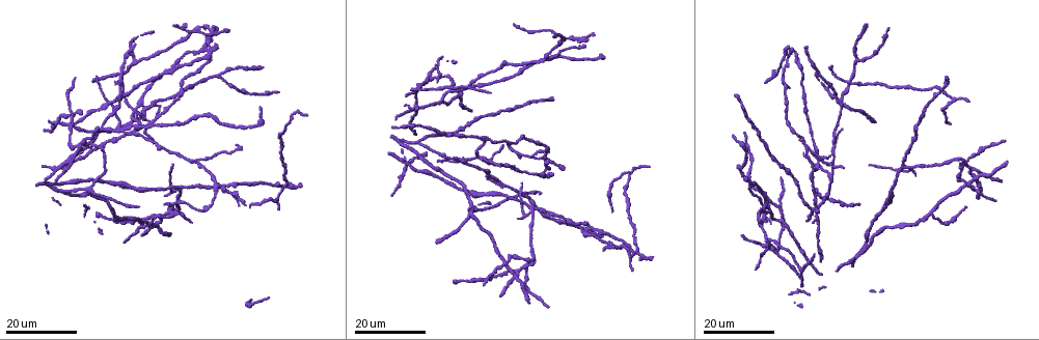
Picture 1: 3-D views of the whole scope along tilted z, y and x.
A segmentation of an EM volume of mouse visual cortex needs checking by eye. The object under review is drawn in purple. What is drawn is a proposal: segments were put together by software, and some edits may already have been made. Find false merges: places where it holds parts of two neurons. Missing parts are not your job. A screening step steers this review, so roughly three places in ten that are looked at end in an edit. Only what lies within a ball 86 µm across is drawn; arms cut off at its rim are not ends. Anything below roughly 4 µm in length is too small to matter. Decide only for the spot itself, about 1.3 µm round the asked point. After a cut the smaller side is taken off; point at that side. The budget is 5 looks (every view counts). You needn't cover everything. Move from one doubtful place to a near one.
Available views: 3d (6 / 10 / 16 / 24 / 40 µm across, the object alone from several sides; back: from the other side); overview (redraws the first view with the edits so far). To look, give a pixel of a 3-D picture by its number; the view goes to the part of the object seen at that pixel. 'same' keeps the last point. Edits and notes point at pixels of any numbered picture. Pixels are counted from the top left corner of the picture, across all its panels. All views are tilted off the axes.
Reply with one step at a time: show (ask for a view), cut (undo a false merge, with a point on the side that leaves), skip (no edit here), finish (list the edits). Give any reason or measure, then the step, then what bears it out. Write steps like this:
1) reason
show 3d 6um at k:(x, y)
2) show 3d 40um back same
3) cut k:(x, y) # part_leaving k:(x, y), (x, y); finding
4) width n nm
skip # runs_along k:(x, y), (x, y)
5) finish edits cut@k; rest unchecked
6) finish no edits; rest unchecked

show 3d 16um at 1:(89, 190)

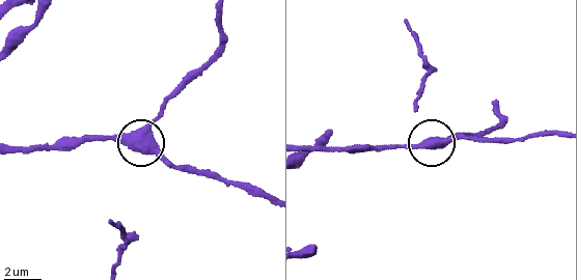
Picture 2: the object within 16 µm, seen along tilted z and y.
show 3d 6um at 2:(429, 144)

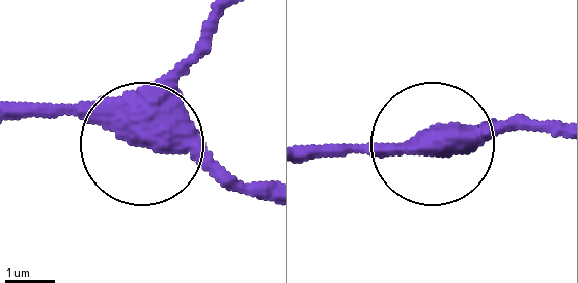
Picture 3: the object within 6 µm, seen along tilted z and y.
width 490 nm
skip # one neuron here

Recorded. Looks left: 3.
looks like a crossing
show 3d 24um at 1:(207, 52)

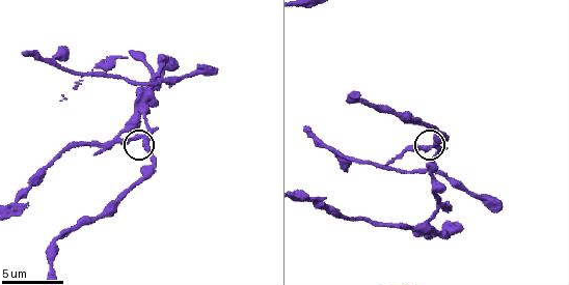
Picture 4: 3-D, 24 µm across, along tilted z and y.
show 3d 10um at 4:(144, 137)

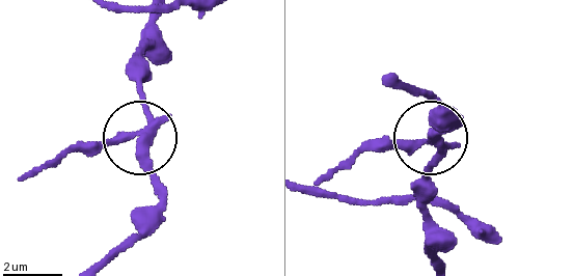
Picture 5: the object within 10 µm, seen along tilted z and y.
arms 4
skip # continuous, no second neuron

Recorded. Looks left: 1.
finish no edits; rest unchecked

